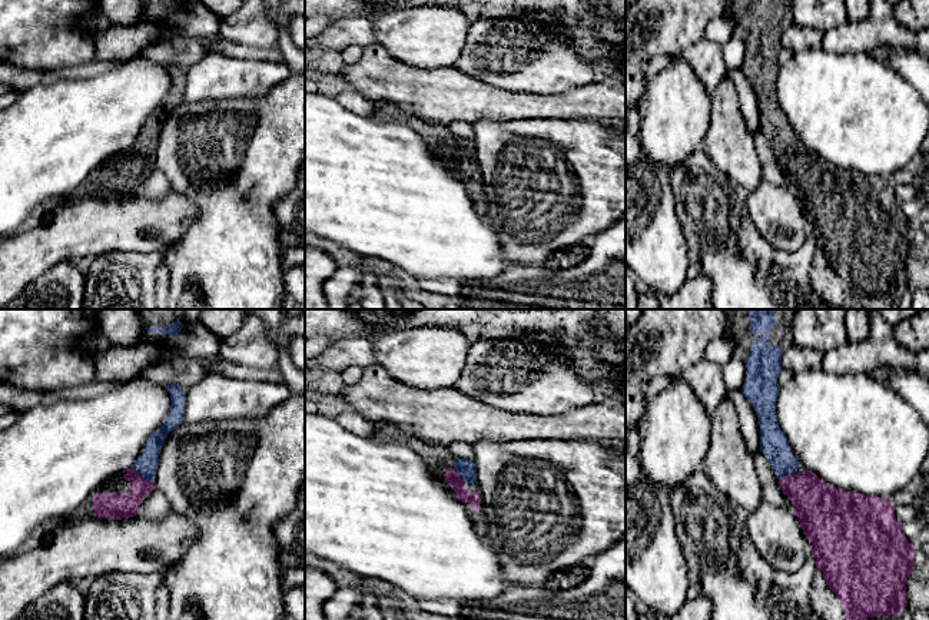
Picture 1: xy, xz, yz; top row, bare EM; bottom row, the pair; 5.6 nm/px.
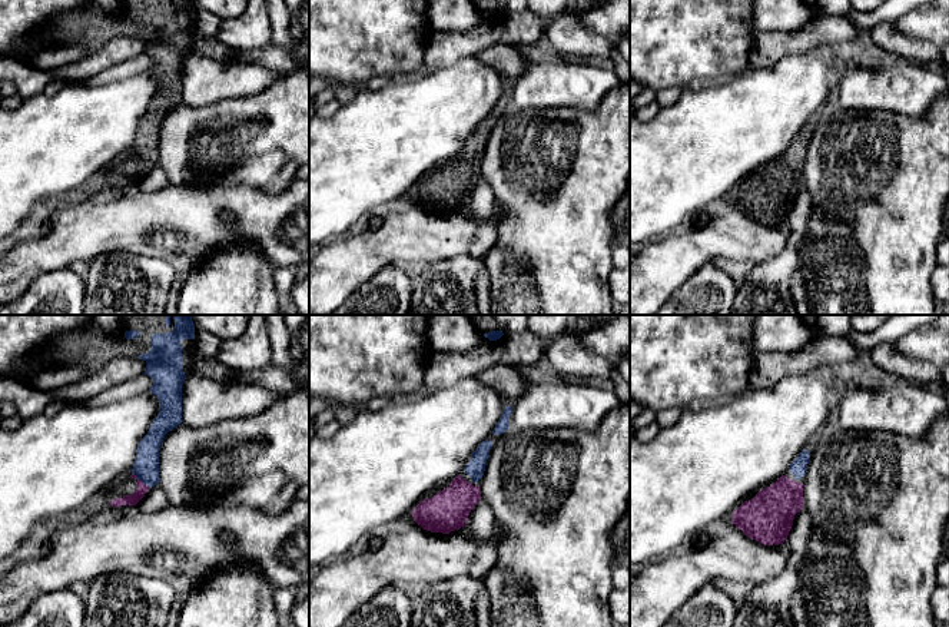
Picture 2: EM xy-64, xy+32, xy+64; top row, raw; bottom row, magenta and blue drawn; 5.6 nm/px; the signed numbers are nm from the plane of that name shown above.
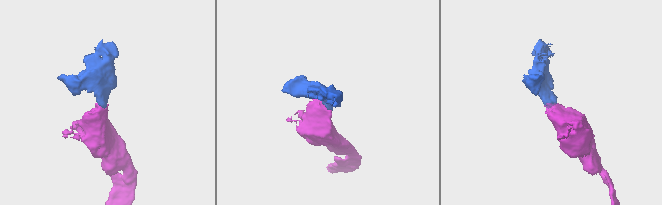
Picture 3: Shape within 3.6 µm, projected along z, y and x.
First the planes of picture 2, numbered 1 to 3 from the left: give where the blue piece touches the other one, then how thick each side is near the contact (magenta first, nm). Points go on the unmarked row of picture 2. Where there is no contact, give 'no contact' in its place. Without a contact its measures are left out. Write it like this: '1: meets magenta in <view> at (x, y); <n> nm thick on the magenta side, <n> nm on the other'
1: meets magenta in xy-64 at (140, 161); 70 nm thick on the magenta side, 140 nm on the other
2: no contact
3: no contact

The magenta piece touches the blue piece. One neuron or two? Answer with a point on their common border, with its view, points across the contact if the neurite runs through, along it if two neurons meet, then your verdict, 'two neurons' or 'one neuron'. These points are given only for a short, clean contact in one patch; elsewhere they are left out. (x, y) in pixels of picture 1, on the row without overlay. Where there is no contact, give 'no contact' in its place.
meets magenta in xy at (142, 156); runs through xy (112, 185), (122, 185), (142, 156), (146, 145); one neuron

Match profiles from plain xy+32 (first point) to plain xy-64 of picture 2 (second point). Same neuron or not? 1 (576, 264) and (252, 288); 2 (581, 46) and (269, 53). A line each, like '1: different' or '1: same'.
1: same
2: different

